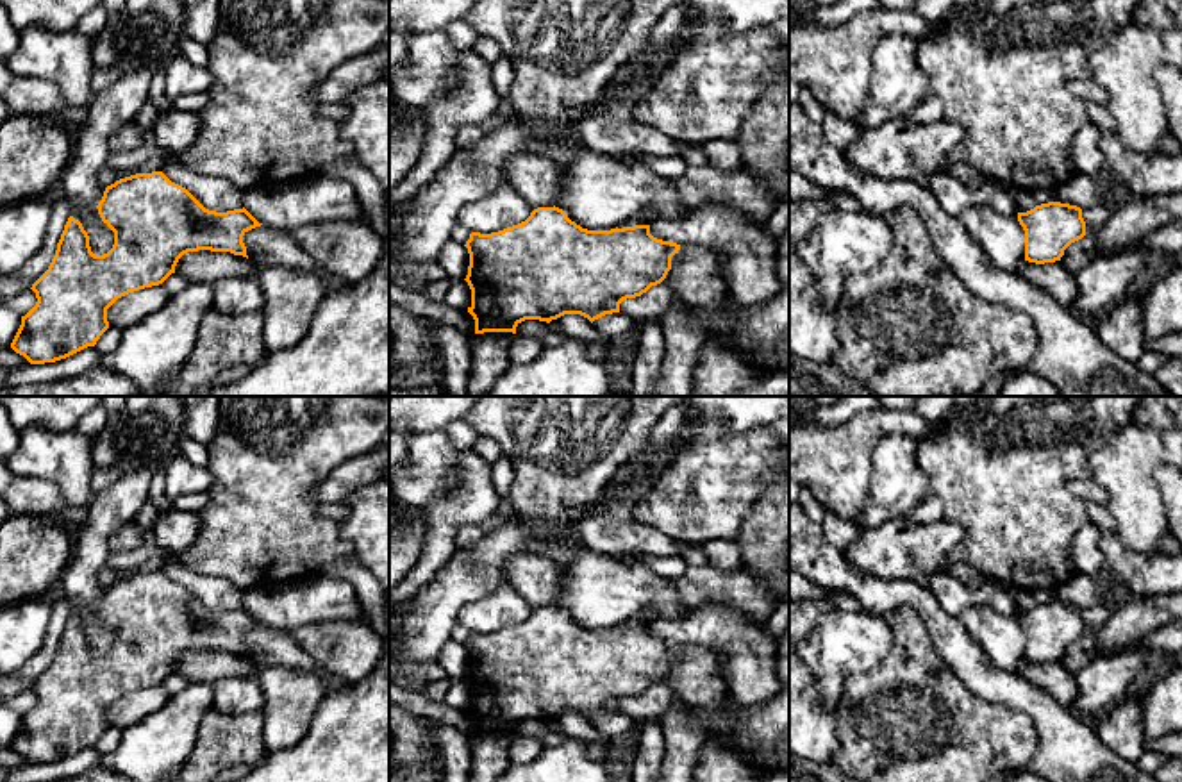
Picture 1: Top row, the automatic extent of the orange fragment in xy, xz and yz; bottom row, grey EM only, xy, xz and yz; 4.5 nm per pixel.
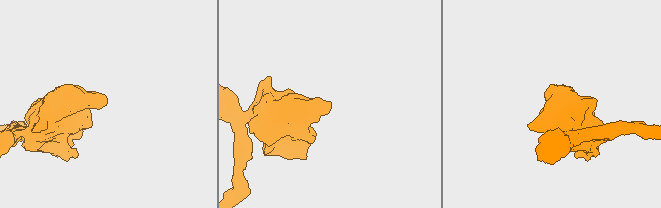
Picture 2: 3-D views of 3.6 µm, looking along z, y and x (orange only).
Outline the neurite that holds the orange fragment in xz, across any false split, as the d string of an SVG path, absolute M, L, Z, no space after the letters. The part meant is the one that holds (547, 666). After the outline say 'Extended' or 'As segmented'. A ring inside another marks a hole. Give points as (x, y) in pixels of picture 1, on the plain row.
M537 607L530 616L498 632L471 632L464 645L470 653L466 682L471 689L468 712L475 720L475 734L512 732L525 720L550 723L564 714L580 714L591 723L605 714L620 712L620 703L646 693L661 684L671 670L671 657L680 645L657 639L650 625L634 625L611 630L587 630L568 618L559 607Z. As segmented

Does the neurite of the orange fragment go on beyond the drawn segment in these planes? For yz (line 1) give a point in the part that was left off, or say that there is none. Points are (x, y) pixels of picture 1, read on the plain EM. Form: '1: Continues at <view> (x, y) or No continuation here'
1: No continuation here

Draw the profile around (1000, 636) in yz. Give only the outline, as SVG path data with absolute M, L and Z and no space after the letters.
M971 605L959 618L993 668L1009 675L1018 671L1018 664L1025 661L1025 630L1018 614Z

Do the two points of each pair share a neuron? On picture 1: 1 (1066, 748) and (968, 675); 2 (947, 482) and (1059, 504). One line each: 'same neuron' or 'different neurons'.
1: same neuron
2: same neuron

